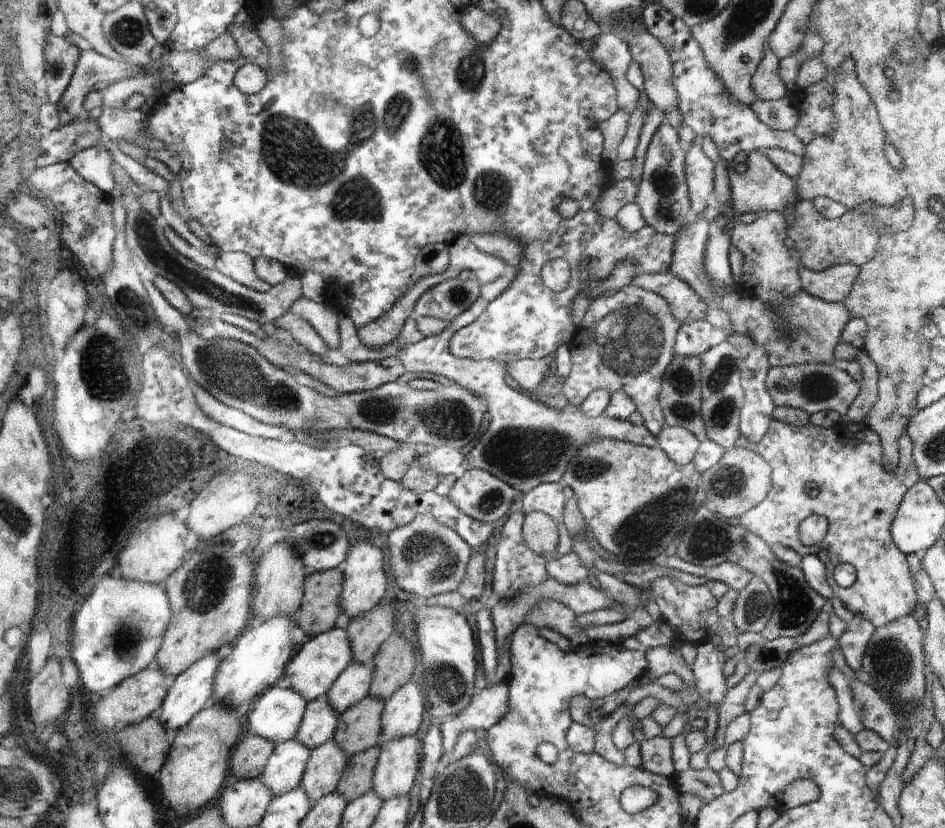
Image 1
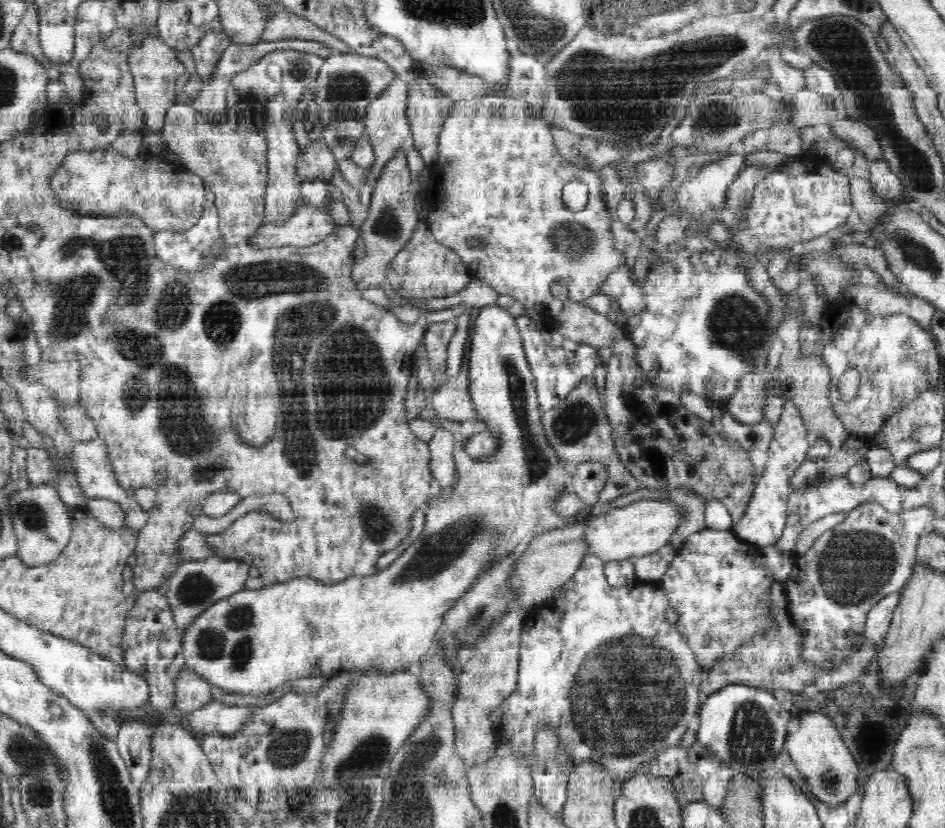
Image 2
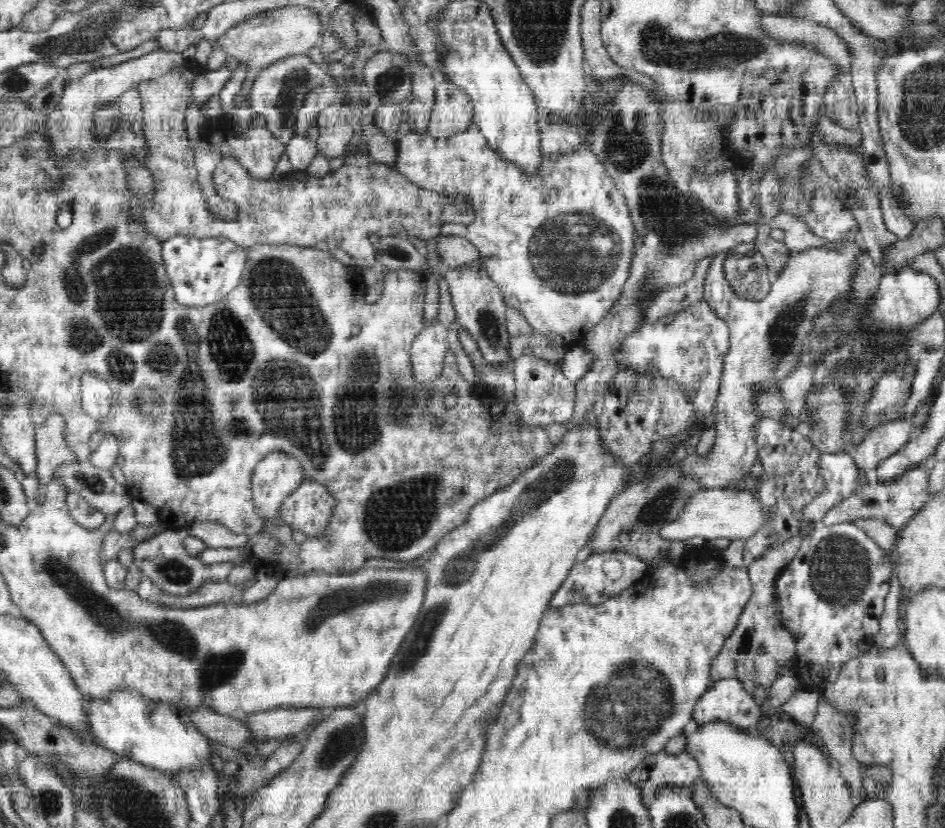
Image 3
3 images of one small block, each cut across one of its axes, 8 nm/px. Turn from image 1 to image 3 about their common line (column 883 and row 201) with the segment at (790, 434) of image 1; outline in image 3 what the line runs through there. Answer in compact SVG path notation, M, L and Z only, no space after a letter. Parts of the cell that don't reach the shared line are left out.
M472 123L464 132L457 135L446 137L445 139L434 139L432 135L426 133L408 133L406 136L397 139L398 160L393 168L398 173L404 175L411 183L420 188L435 192L436 195L442 195L447 202L466 202L471 207L472 220L466 224L461 222L444 222L439 228L439 237L450 238L459 237L467 239L474 247L478 249L479 260L483 263L483 269L489 277L498 285L505 304L514 307L520 311L530 327L537 329L546 337L560 341L565 348L573 345L580 345L584 342L585 336L589 330L592 330L609 312L618 296L625 288L626 280L629 279L632 270L635 234L633 220L630 219L629 205L626 204L626 197L622 191L616 188L613 178L608 174L605 166L594 156L591 149L586 149L586 144L580 144L578 149L570 153L556 153L547 157L543 153L539 169L531 175L526 175L524 170L520 169L514 162L502 159L500 153L490 149L486 137L480 132L478 125Z

